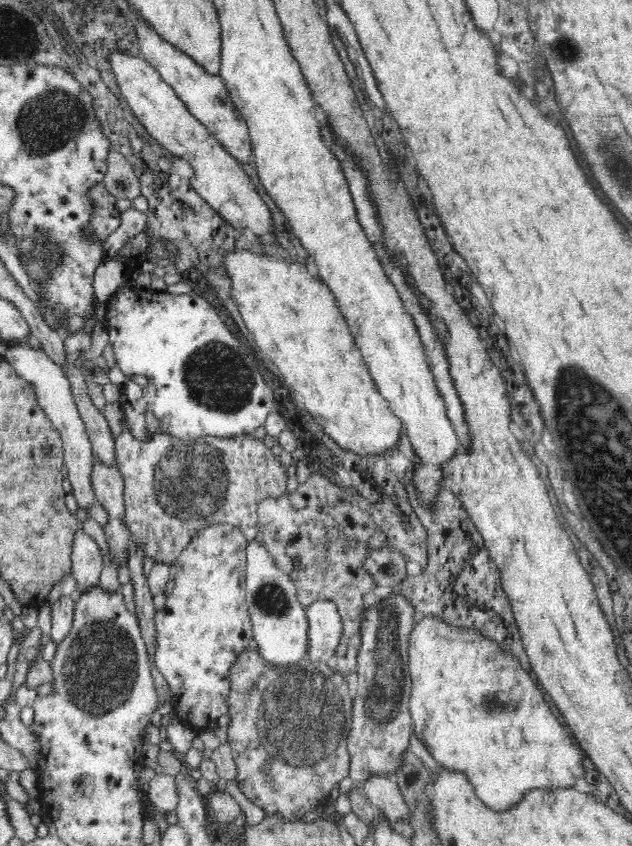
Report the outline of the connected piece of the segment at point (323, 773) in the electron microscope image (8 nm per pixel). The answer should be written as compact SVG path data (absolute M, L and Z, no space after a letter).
M247 648L237 655L237 659L228 672L229 692L226 705L228 705L228 714L231 719L227 730L227 742L230 745L230 749L232 749L232 754L236 761L236 770L238 771L236 781L238 782L238 788L246 795L249 801L263 809L266 815L278 814L286 822L299 821L304 814L311 812L320 805L326 804L333 785L340 783L342 779L349 776L351 758L347 749L347 738L352 724L352 710L351 706L347 708L346 705L351 705L352 702L344 702L344 705L340 704L342 698L338 698L338 696L342 696L342 692L346 694L348 686L338 686L338 690L334 690L334 686L330 686L332 677L322 672L322 666L324 666L323 663L310 661L308 658L304 658L299 663L276 666L264 660L256 648Z

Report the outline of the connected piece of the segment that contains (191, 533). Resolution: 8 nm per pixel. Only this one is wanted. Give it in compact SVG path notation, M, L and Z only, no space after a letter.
M153 418L146 423L149 434L144 440L136 439L128 426L115 439L116 466L124 479L124 514L120 521L129 532L130 557L136 552L144 552L145 558L153 558L156 563L173 564L199 530L224 523L238 527L248 542L254 541L259 531L259 502L278 498L286 492L287 468L282 466L279 457L252 436L224 439L201 437L180 441L180 438L168 435L160 422Z

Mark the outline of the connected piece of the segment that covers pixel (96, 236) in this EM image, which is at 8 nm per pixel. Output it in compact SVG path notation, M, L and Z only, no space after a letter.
M96 182L90 188L88 197L92 199L92 214L89 215L86 229L82 230L88 240L105 242L121 223L121 212L116 208L115 196L112 196L105 187L104 182Z

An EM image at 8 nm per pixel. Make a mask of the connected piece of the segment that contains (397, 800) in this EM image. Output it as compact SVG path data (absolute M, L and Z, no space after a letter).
M370 778L360 788L374 808L382 811L390 822L410 818L410 809L400 793L397 783L390 778Z

